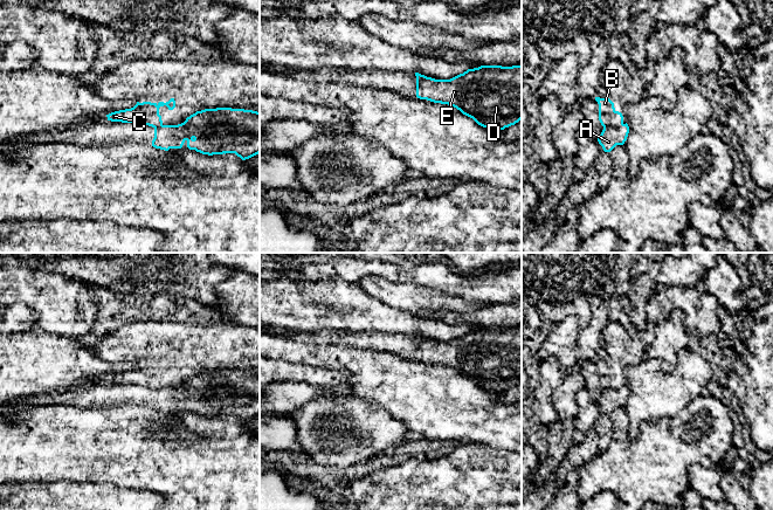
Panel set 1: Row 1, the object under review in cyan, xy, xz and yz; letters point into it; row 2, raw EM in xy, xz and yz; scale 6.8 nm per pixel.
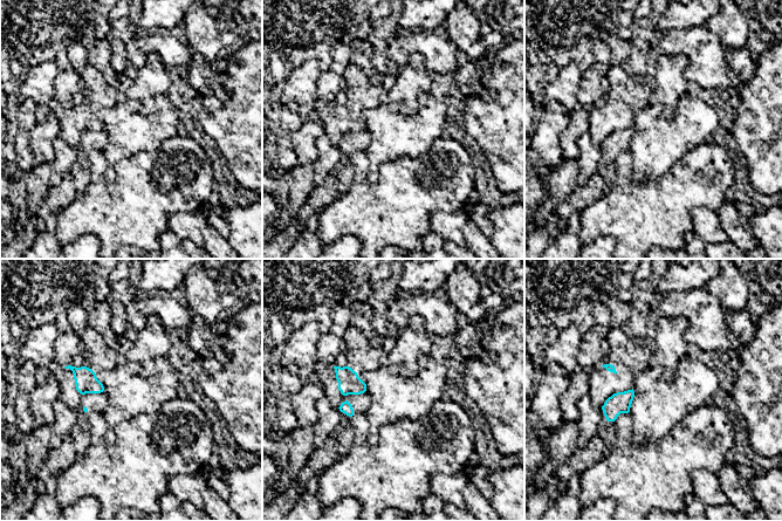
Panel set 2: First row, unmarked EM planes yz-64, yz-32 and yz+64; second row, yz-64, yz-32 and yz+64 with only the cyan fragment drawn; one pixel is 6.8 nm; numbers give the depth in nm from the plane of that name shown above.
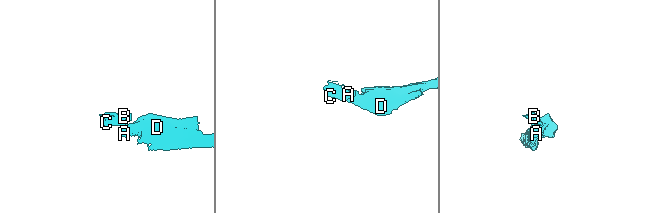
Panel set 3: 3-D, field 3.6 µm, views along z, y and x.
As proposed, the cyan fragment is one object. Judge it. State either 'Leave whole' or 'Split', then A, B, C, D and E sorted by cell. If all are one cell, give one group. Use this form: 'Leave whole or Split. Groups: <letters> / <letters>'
Split. Groups: A D E / B C

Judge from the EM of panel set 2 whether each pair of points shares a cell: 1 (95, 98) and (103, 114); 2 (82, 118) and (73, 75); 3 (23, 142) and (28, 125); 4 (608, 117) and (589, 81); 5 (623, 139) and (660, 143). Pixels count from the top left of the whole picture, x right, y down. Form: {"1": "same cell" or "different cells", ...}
{"1": "different cells", "2": "different cells", "3": "same cell", "4": "different cells", "5": "different cells"}

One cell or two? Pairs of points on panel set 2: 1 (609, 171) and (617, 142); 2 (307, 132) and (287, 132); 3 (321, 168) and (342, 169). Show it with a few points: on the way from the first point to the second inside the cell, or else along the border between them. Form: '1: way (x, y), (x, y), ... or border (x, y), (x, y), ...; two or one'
1: way (609, 164), (611, 149); one
2: border (302, 122), (292, 137), (296, 159); two
3: border (342, 157), (333, 171); two

